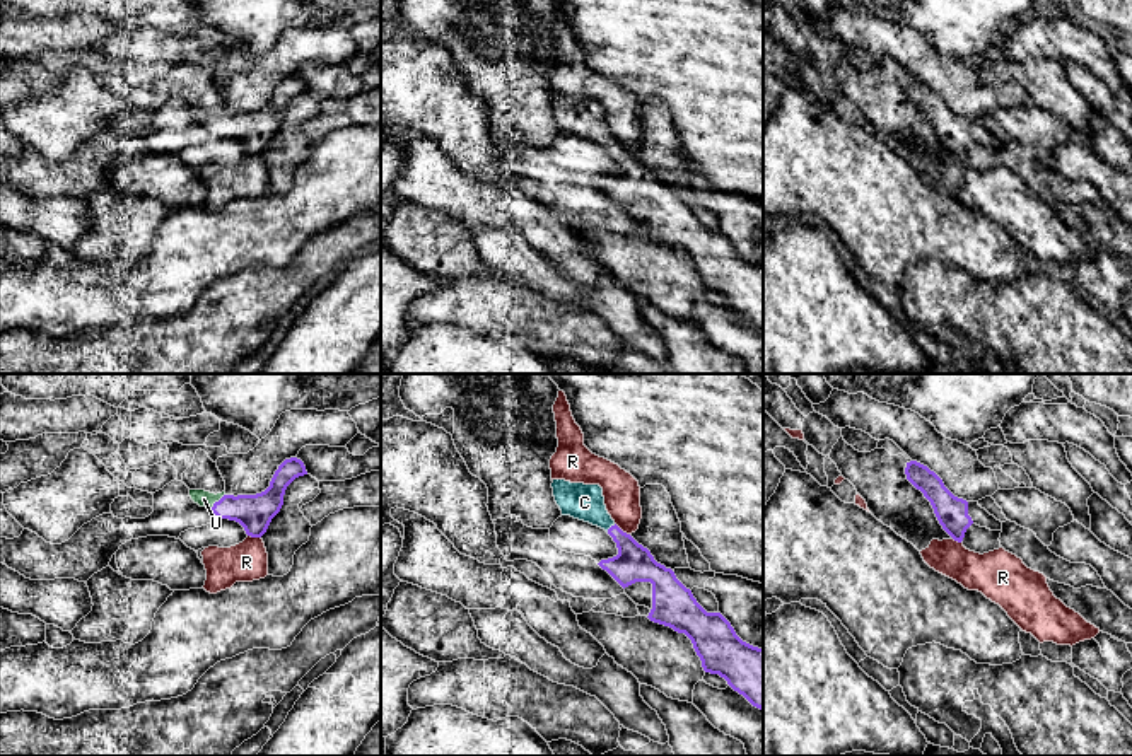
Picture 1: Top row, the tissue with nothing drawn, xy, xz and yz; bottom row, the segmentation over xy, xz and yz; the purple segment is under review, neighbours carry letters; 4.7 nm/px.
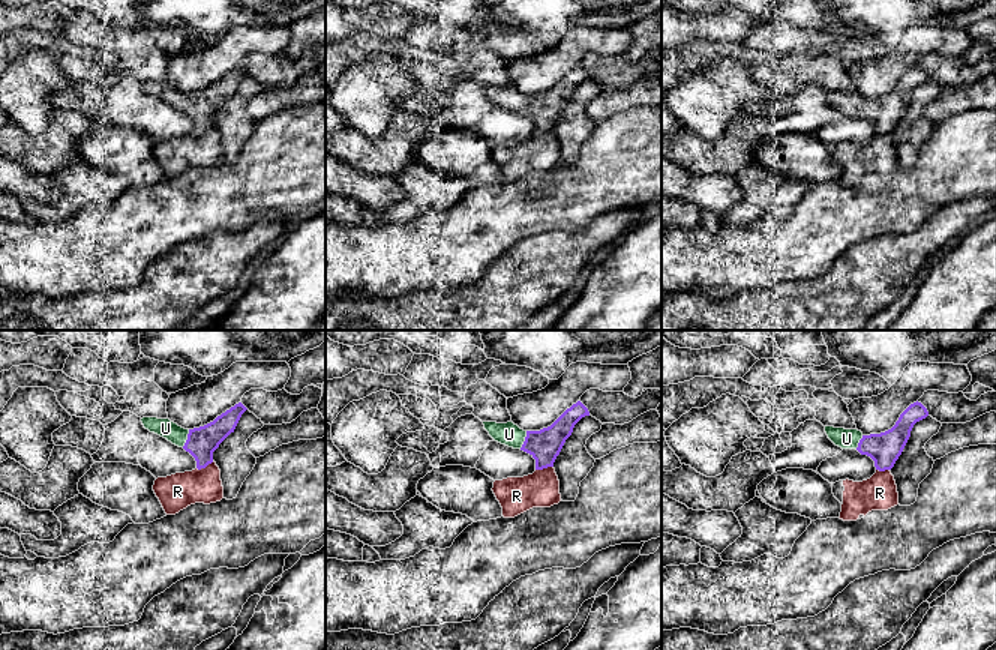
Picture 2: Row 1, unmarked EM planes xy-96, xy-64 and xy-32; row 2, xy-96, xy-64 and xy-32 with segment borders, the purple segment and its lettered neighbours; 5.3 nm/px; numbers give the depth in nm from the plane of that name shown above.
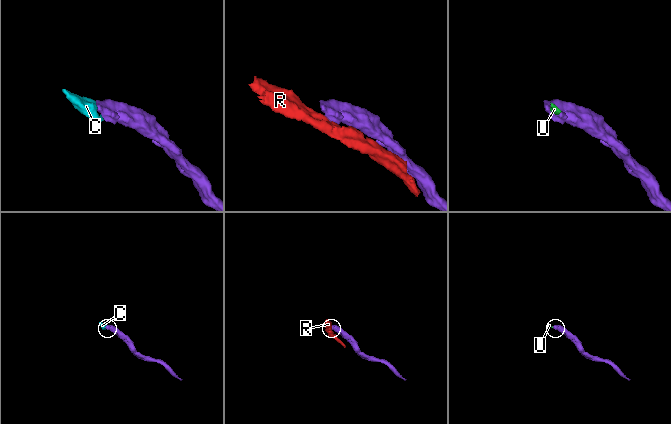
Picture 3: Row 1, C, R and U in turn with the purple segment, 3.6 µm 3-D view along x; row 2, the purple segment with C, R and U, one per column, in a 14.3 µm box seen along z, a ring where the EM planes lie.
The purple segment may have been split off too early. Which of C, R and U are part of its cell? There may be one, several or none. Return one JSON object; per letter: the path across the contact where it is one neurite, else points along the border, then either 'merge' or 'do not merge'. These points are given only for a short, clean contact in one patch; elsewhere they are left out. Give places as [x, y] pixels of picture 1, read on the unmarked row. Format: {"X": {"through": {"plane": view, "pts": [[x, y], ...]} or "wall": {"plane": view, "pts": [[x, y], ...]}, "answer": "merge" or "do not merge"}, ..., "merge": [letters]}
{"C": {"through": {"plane": "xz", "pts": [[634, 181], [627, 162], [610, 145], [584, 120]]}, "answer": "merge"}, "R": {"wall": {"plane": "xz", "pts": [[615, 140], [629, 152]]}, "answer": "do not merge"}, "U": {"through": {"plane": "xy", "pts": [[255, 130], [226, 125], [219, 118], [204, 116]]}, "answer": "merge"}, "merge": ["C", "U"]}

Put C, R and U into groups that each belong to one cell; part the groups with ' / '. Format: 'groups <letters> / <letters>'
groups C U / R

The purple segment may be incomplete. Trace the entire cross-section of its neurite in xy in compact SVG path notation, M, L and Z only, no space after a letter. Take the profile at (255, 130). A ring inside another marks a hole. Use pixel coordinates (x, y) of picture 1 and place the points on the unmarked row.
M290 75L278 84L270 104L261 111L234 114L225 109L215 113L205 108L190 108L190 114L200 125L210 126L219 137L239 140L248 154L261 155L283 123L287 104L304 92L307 92L304 80Z

